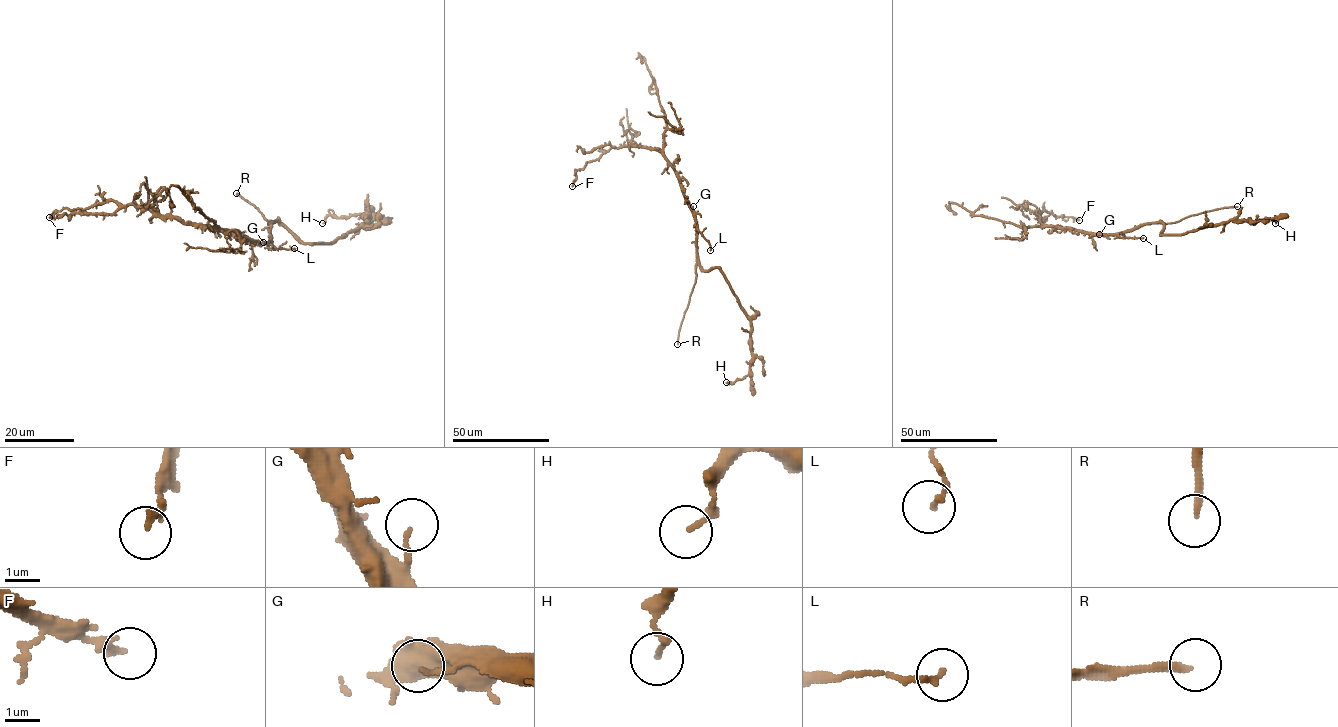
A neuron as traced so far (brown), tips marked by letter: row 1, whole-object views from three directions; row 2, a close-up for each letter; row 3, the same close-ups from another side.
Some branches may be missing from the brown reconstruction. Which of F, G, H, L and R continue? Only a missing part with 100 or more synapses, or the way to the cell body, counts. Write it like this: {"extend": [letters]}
{"extend": ["R"]}

